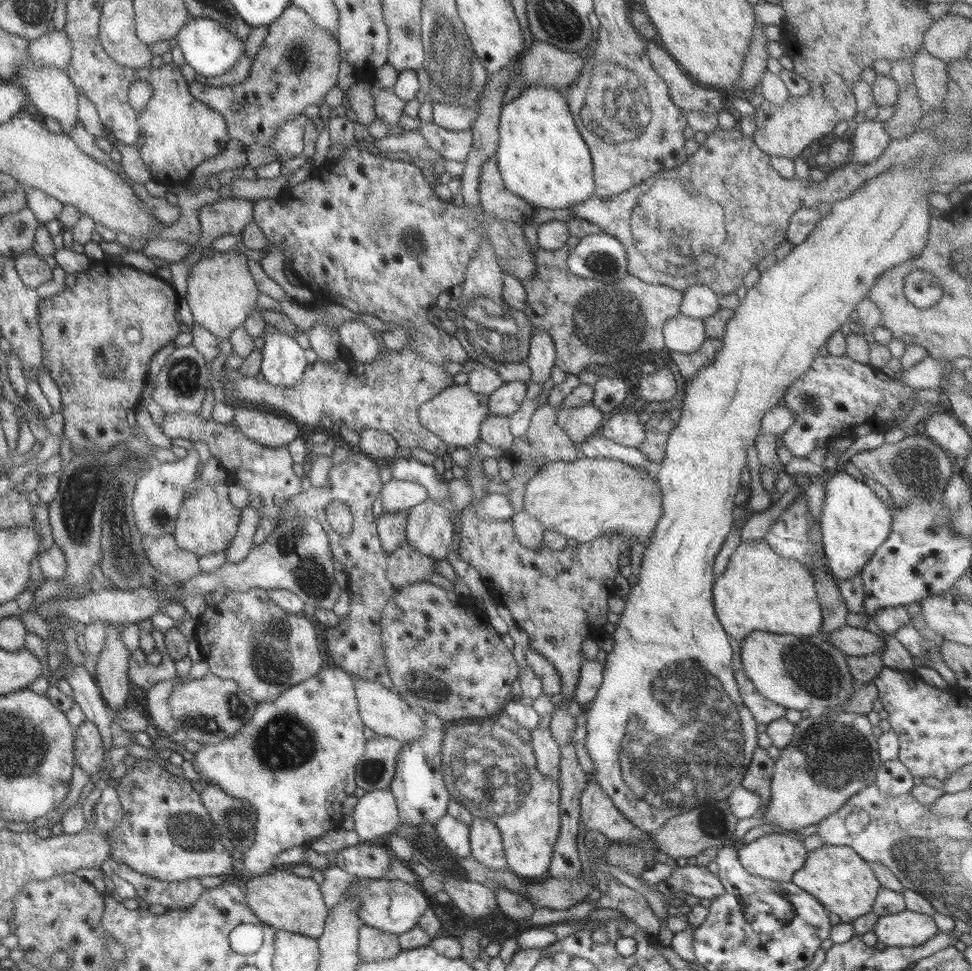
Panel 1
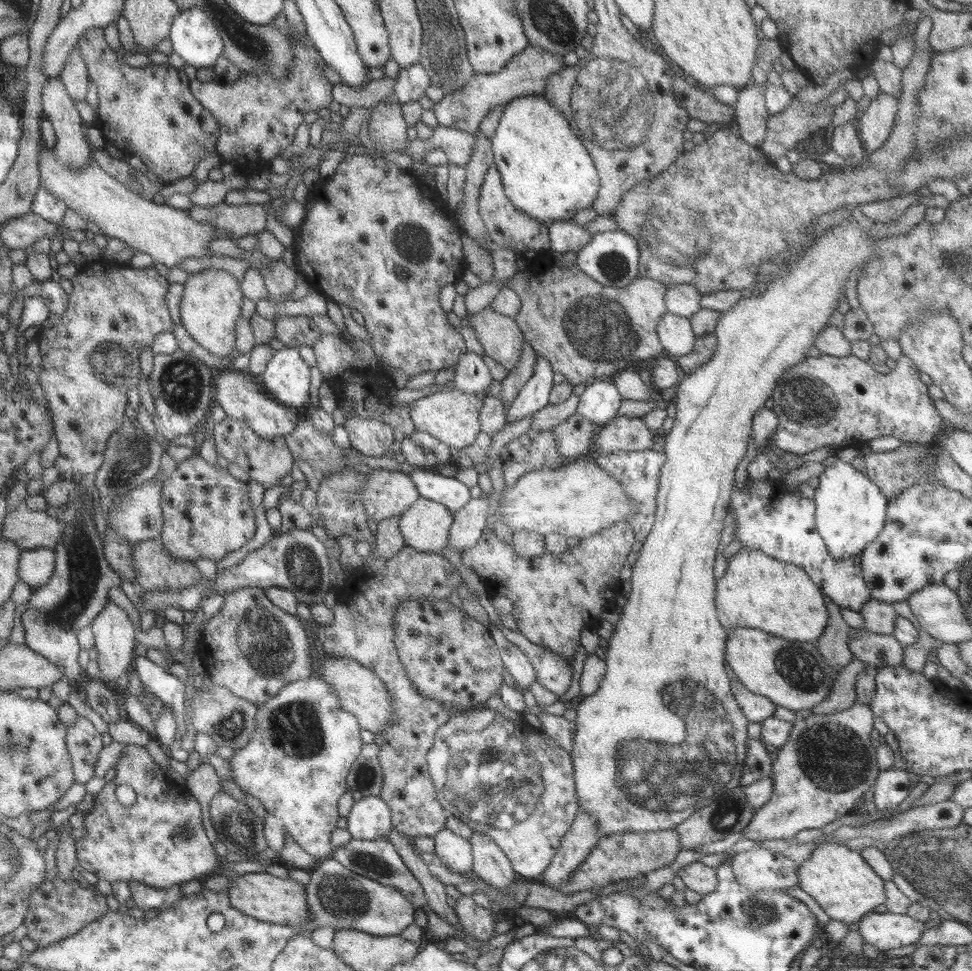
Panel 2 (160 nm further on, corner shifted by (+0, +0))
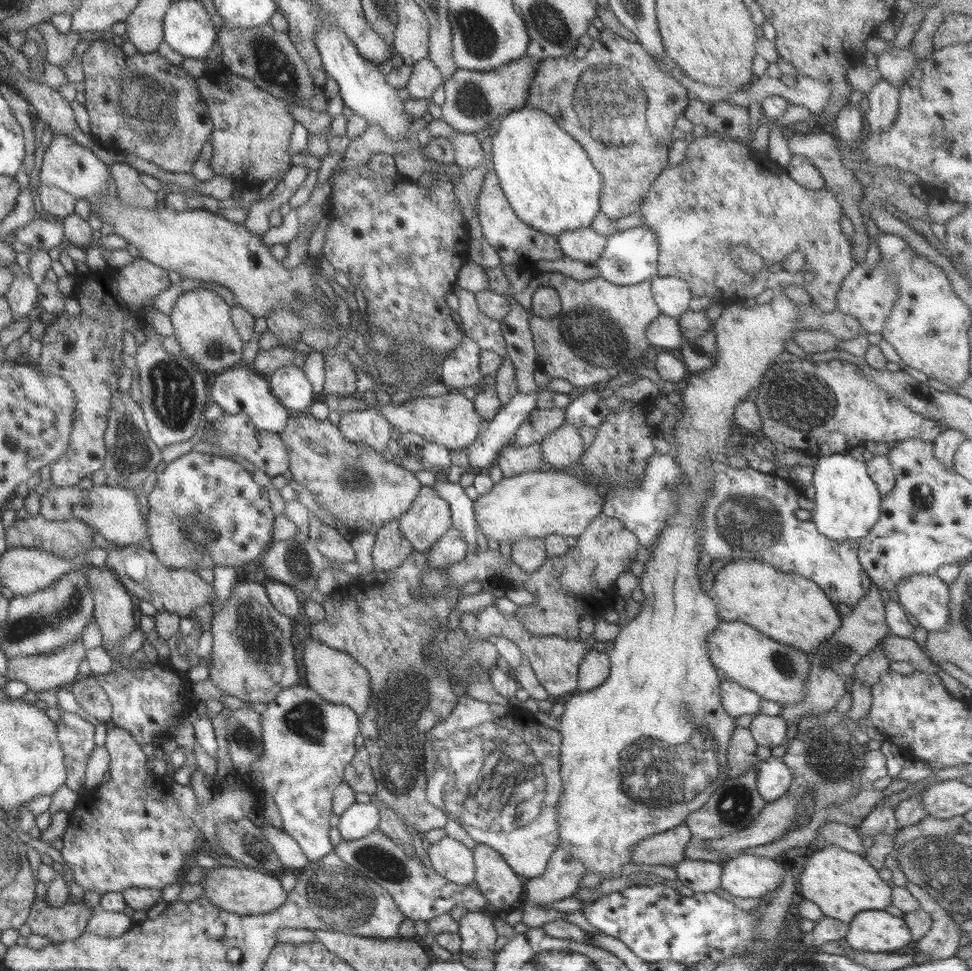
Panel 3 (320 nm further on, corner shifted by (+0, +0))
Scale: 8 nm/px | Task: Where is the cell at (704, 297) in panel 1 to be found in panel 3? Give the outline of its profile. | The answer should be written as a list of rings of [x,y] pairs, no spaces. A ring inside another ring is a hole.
[[[658,276],[650,281],[655,303],[662,314],[678,318],[689,310],[693,294],[685,280]]]

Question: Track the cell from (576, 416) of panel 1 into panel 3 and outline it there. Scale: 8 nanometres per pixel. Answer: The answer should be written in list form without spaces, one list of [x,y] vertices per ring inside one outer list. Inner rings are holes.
[[[565,422],[554,432],[548,433],[539,445],[545,469],[556,471],[566,471],[566,468],[580,460],[587,449],[577,427]]]

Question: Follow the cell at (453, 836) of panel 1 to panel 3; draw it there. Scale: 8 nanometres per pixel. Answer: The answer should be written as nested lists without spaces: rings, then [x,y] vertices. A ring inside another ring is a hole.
[[[445,836],[428,846],[428,856],[432,868],[457,885],[471,885],[476,876],[473,850],[461,842]]]

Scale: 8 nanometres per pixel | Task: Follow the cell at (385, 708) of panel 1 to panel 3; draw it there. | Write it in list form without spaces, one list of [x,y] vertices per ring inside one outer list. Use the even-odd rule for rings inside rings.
[[[312,639],[302,644],[301,664],[308,688],[332,704],[344,704],[354,709],[360,716],[366,714],[366,706],[371,700],[371,675],[354,657]]]

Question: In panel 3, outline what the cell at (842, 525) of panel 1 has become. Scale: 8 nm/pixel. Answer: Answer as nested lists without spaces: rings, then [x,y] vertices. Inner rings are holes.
[[[850,452],[836,453],[830,456],[821,456],[817,458],[817,463],[813,468],[813,479],[811,484],[815,488],[815,511],[812,512],[812,520],[815,522],[818,530],[824,533],[824,536],[832,540],[856,539],[866,536],[870,529],[880,518],[880,501],[883,495],[878,490],[877,484],[867,473],[866,462],[861,462],[850,455]]]

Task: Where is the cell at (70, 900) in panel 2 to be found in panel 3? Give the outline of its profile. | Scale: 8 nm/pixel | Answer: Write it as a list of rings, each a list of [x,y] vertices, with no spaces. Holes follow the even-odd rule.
[[[45,897],[36,899],[28,926],[34,934],[46,936],[52,943],[74,940],[87,928],[90,911],[81,900],[70,900],[64,906],[50,906]]]

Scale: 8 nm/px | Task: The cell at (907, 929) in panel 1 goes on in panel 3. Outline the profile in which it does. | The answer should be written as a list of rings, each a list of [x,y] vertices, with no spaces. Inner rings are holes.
[[[884,910],[857,912],[845,938],[853,949],[866,952],[894,953],[914,941],[903,917]]]

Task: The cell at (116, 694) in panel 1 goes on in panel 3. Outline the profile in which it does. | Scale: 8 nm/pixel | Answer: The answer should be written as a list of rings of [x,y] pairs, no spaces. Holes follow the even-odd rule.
[[[92,567],[86,570],[88,577],[88,587],[95,594],[95,622],[102,632],[101,647],[108,652],[116,652],[122,642],[128,638],[128,634],[132,634],[138,626],[137,602],[127,589],[120,583],[120,578],[109,567]]]

